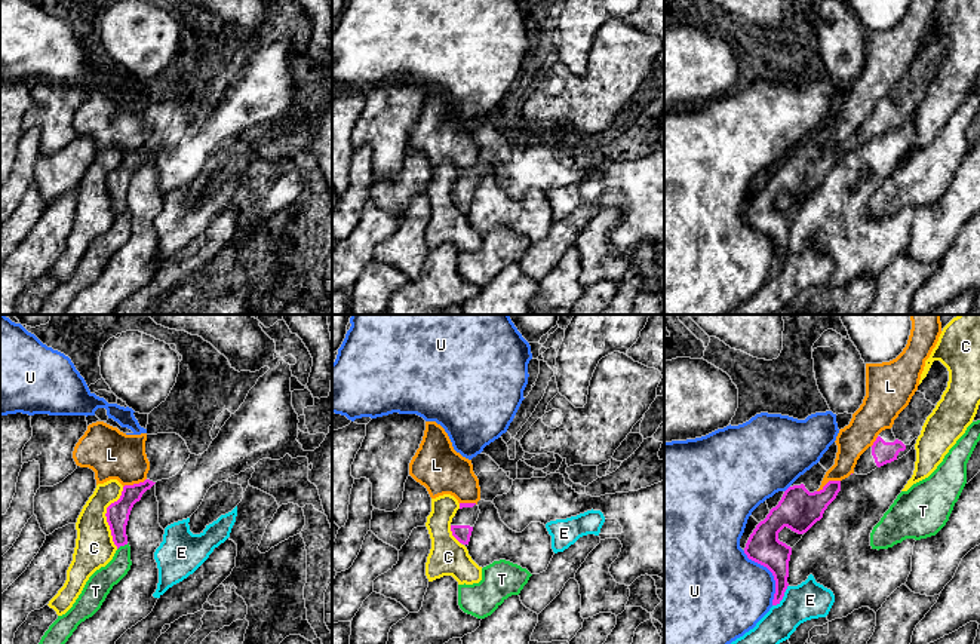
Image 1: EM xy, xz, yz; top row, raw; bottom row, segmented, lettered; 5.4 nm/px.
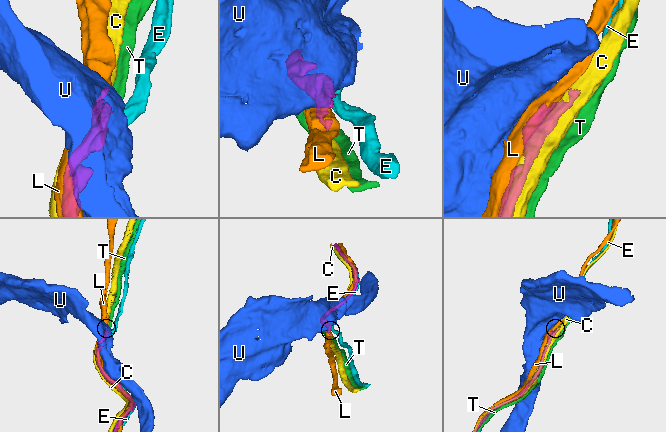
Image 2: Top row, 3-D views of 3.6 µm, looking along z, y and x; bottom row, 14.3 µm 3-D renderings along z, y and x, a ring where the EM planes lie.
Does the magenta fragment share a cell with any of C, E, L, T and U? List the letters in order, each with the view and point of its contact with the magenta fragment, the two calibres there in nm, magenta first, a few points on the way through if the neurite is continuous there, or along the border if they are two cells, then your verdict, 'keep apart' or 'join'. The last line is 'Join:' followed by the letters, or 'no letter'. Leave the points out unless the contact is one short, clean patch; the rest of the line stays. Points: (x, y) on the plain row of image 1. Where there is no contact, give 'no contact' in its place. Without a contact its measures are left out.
C: meets magenta in xy at (106, 183); 130 nm thick on the magenta side, 200 nm on the other; keep apart
E: meets magenta in yz at (783, 263); 160 nm thick on the magenta side, 200 nm on the other; keep apart
L: meets magenta in yz at (828, 150); 220 nm thick on the magenta side, 160 nm on the other; keep apart
T: meets magenta in xy at (122, 212); 130 nm thick on the magenta side, 140 nm on the other; keep apart
U: meets magenta in yz at (773, 242); 180 nm thick on the magenta side, 420 nm on the other; keep apart
Join: no letter

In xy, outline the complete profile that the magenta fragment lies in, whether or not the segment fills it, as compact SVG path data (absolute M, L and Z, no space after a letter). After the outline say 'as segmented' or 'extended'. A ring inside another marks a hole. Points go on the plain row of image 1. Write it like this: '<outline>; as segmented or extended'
M157 101L147 102L145 122L150 129L147 147L139 151L125 153L120 166L107 175L105 184L117 217L128 212L126 193L133 172L157 148L175 144L191 120L179 102Z; extended

